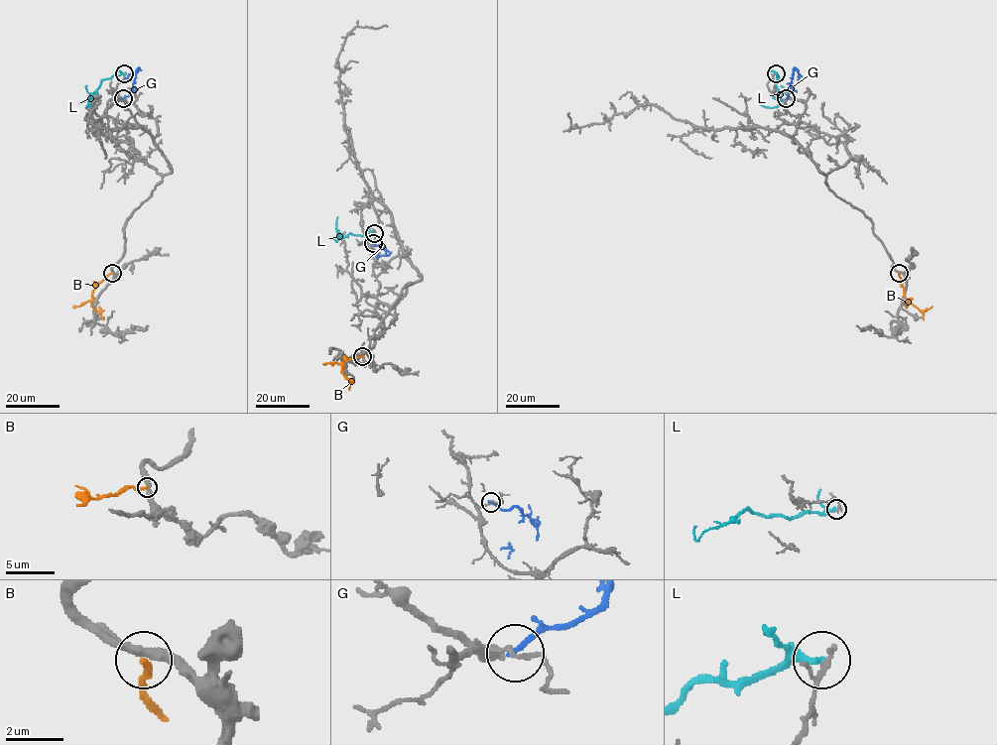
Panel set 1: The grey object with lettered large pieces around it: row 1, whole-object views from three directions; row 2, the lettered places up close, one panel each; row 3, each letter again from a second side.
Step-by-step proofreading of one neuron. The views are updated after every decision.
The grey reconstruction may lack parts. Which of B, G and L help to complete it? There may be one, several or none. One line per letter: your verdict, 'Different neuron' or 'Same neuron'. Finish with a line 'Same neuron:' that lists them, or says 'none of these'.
B: Different neuron
G: Different neuron
L: Different neuron
Same neuron: none of these

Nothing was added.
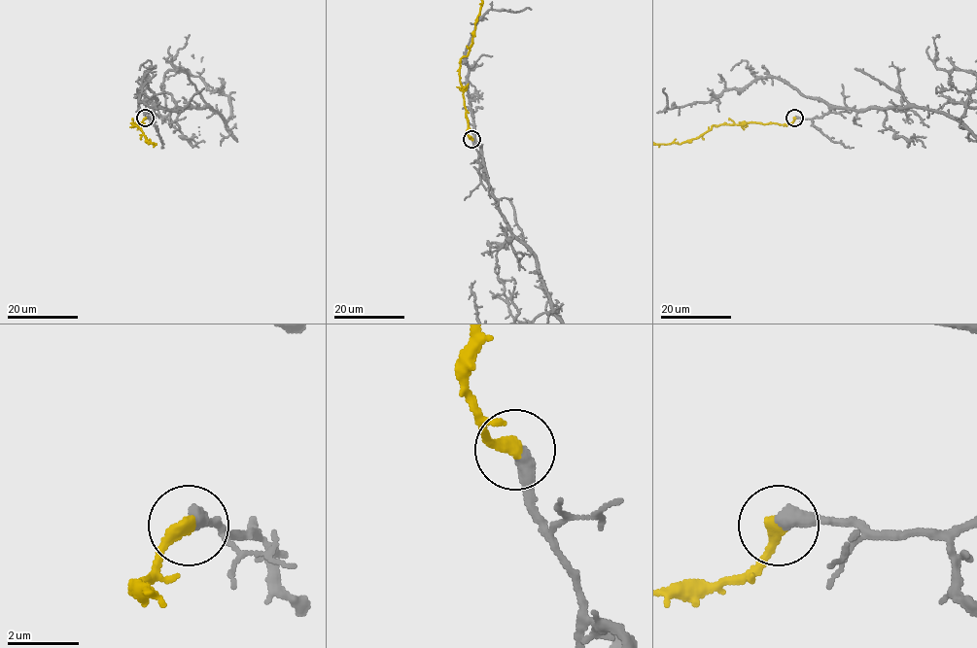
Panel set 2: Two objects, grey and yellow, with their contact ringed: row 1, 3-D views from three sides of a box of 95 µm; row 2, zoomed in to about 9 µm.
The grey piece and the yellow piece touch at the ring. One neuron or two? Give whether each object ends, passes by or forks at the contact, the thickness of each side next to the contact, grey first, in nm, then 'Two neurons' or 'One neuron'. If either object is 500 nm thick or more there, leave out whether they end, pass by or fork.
At the ring grey ends. At the ring yellow ends. Thickness 440 nm (grey) against 380 nm. One neuron

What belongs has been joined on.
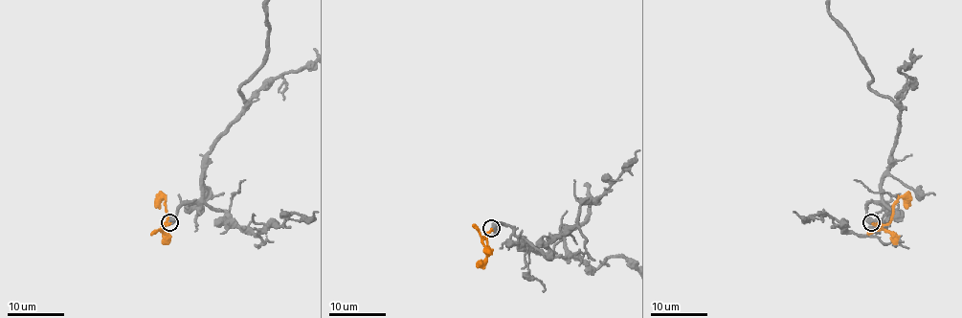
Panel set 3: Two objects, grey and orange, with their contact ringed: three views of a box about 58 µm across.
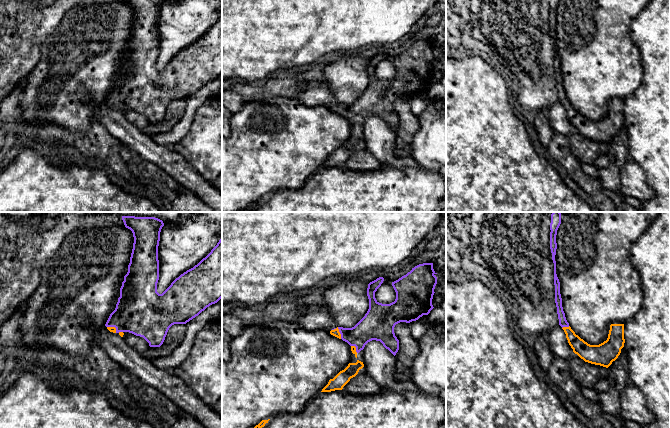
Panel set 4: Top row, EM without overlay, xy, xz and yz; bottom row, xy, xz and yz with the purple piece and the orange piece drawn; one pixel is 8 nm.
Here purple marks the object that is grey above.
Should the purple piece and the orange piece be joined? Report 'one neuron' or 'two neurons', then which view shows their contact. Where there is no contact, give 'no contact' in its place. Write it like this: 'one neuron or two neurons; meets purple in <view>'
one neuron; meets purple in xz

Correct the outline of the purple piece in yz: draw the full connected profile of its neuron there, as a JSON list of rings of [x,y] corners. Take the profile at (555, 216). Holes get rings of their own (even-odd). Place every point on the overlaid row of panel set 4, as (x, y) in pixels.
[[[553,212],[551,214],[550,223],[550,249],[554,263],[555,303],[557,307],[559,325],[564,330],[568,343],[575,354],[577,354],[585,362],[608,368],[612,362],[618,358],[621,353],[621,349],[624,347],[624,324],[611,324],[607,340],[599,345],[588,344],[576,335],[569,326],[563,311],[560,282],[556,274],[556,235],[560,224],[561,213]]]

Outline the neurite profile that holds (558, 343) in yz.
[[[558,325],[547,336],[550,349],[554,356],[560,358],[570,358],[572,356],[573,349],[568,343],[566,334],[562,327]]]

